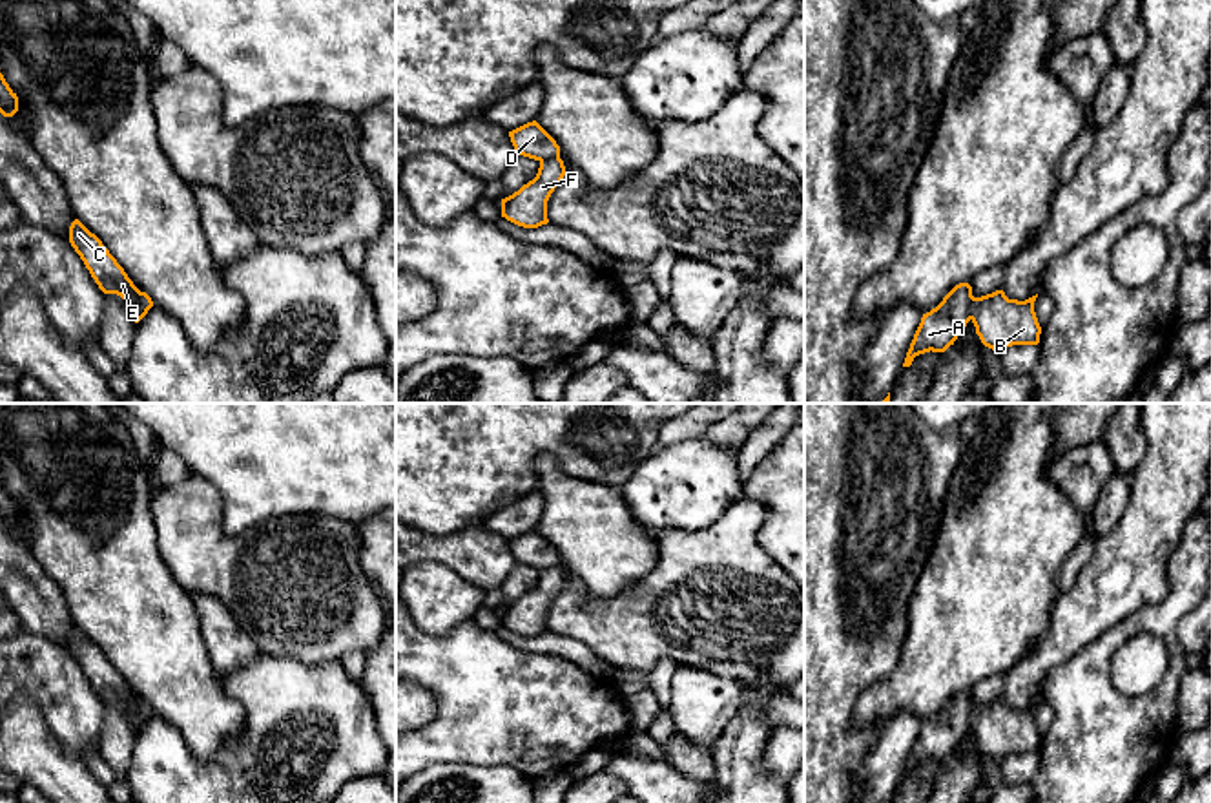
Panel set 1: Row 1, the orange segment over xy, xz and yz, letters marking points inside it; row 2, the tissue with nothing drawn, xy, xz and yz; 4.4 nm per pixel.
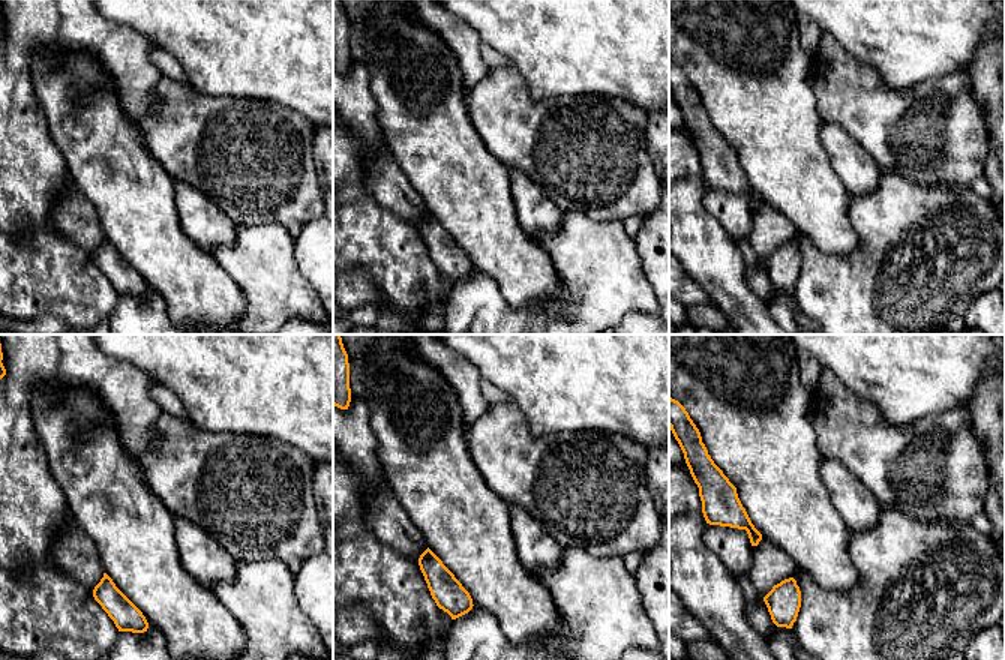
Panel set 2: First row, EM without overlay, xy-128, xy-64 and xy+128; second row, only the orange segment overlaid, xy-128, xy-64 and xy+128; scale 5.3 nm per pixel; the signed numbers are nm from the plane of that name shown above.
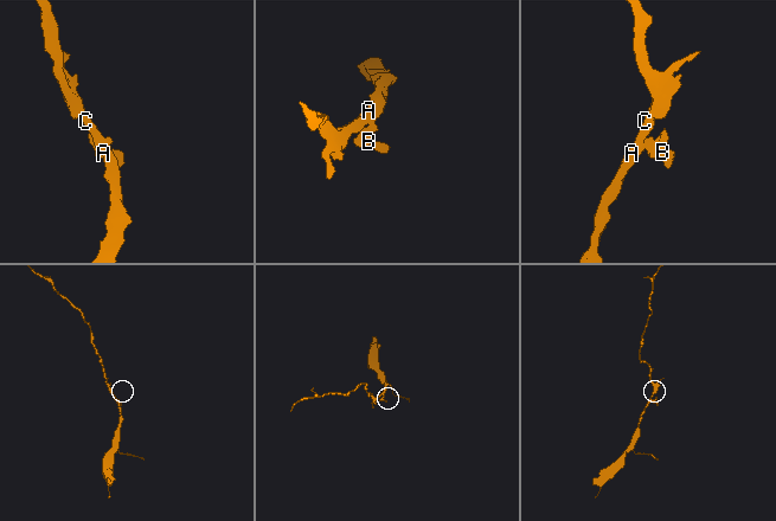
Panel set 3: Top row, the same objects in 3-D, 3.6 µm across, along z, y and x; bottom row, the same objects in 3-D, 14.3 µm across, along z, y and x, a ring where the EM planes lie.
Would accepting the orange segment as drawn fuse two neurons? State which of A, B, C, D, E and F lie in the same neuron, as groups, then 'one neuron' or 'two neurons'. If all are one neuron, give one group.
groups A C D E / B F; two neurons

